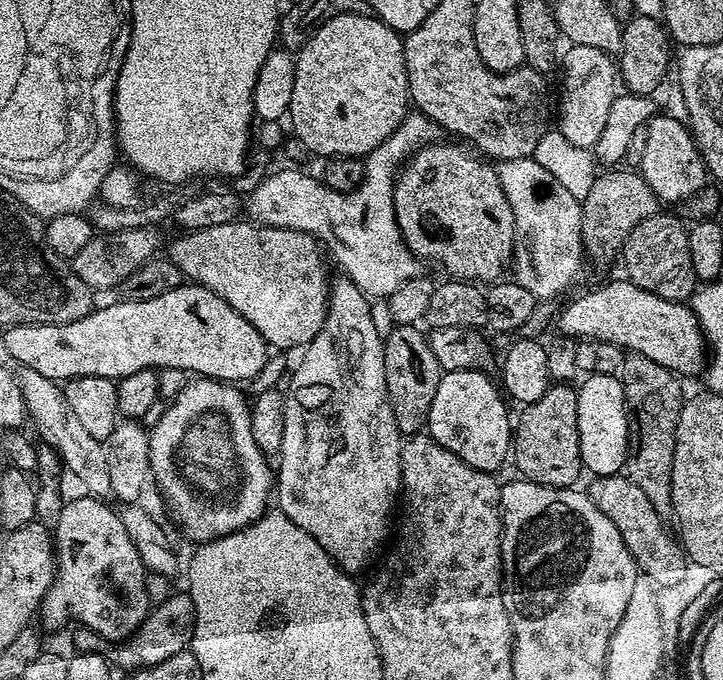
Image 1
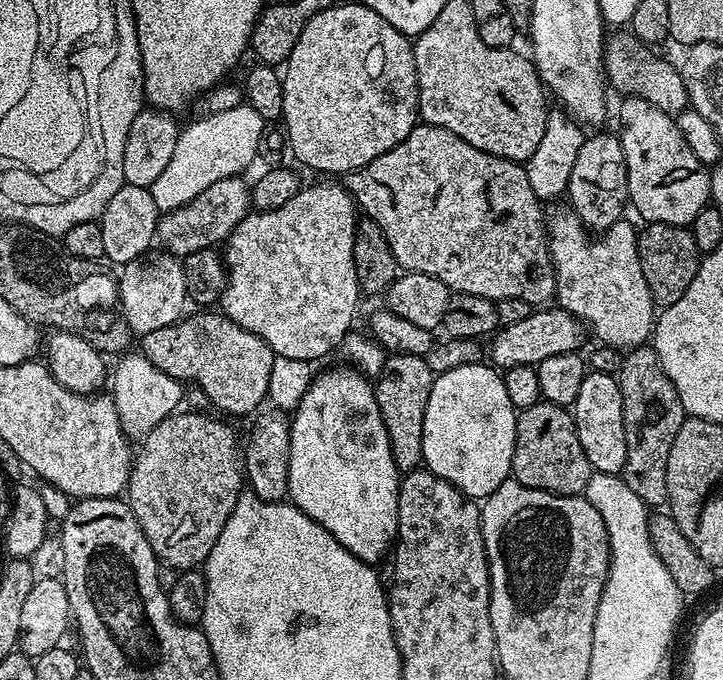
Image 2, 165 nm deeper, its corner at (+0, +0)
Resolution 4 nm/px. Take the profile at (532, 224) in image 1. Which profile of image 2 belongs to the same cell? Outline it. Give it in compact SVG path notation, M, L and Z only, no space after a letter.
M565 210L547 217L546 231L548 249L552 255L552 265L556 275L555 303L565 308L572 316L577 316L597 336L601 345L621 350L641 347L651 337L654 317L658 308L646 286L646 274L642 274L642 262L638 258L638 228L621 218L599 233L597 240L591 240L589 229L577 218L575 212Z

